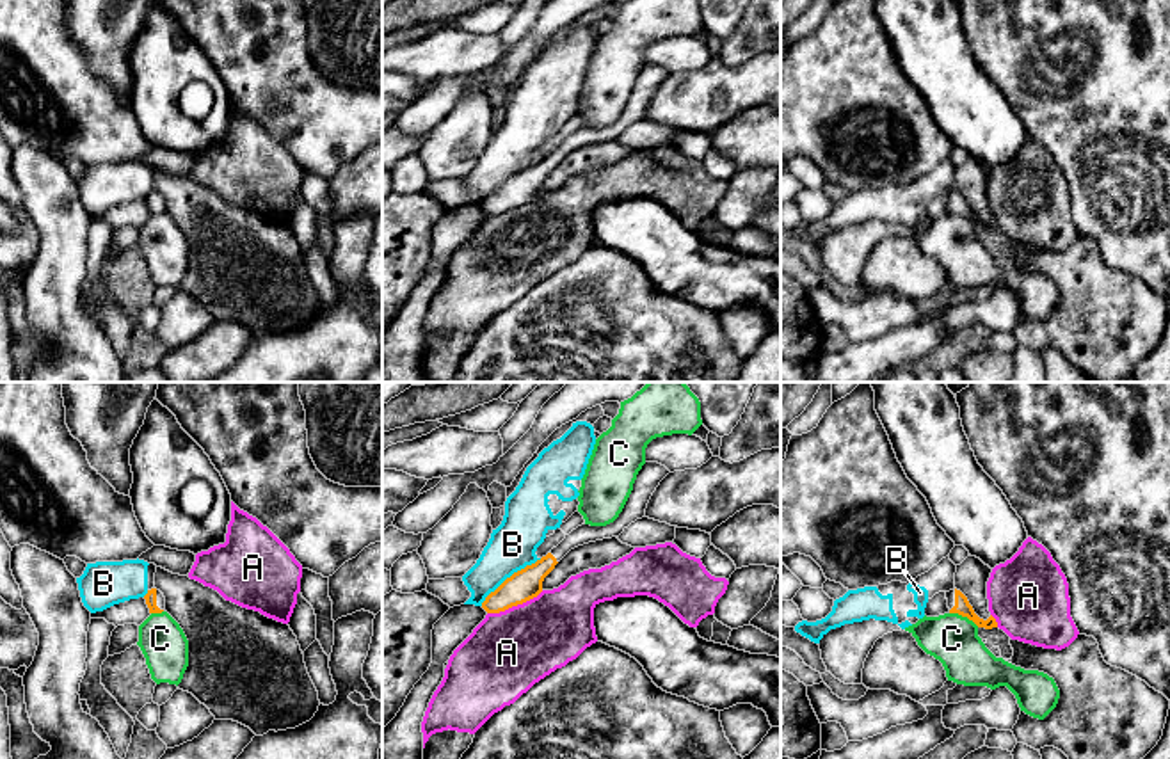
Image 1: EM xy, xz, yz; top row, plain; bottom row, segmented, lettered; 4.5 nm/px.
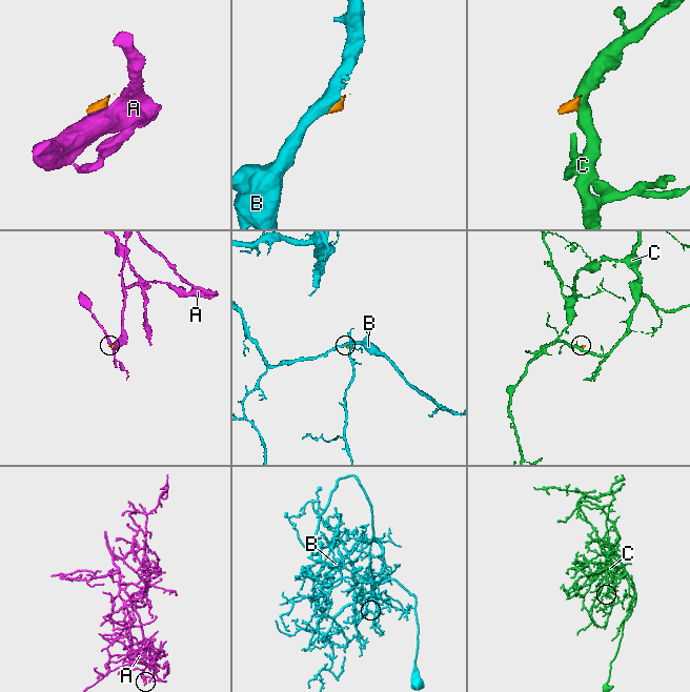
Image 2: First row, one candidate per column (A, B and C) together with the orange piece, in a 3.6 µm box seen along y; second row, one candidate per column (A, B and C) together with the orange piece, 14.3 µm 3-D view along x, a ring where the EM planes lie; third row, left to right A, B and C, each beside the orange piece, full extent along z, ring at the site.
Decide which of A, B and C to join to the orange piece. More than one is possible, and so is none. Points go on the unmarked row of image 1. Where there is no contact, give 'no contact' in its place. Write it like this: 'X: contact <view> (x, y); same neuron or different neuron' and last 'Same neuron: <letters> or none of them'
A: contact xz (514, 207); different neuron
B: contact xz (511, 178); different neuron
C: contact yz (964, 217); different neuron
Same neuron: none of them

